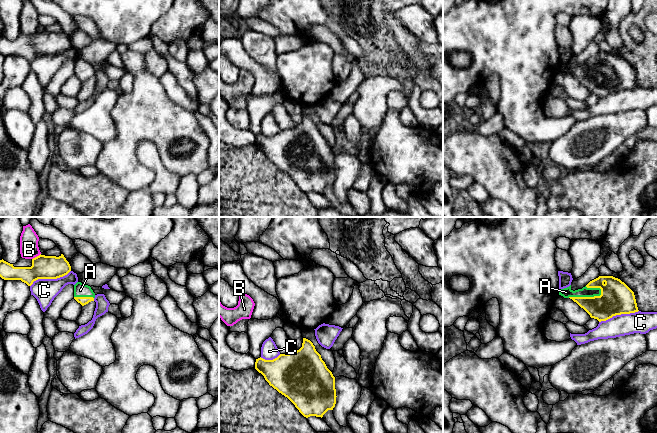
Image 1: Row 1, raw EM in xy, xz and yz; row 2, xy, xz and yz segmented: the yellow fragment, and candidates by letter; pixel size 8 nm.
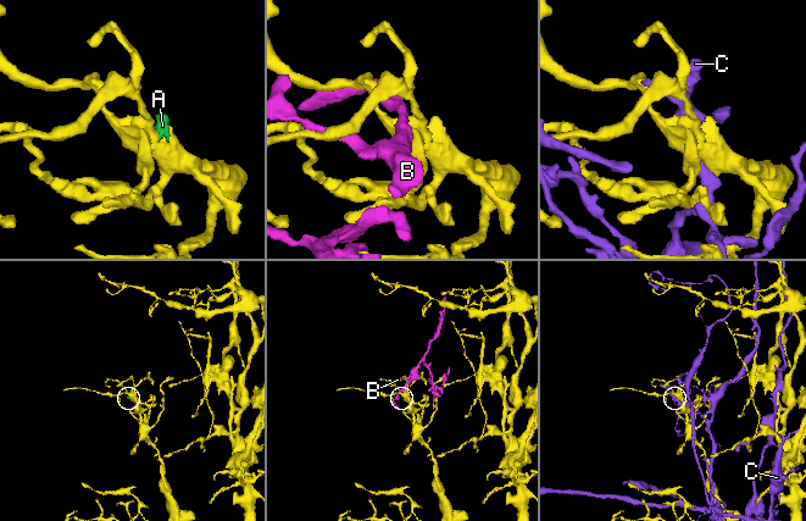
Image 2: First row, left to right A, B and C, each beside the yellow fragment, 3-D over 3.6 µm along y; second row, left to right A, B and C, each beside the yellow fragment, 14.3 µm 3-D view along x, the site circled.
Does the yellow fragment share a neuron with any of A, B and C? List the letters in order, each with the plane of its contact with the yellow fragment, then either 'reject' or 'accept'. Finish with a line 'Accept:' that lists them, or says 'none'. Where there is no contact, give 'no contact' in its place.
A: meets yellow in yz; accept
B: meets yellow in xy; reject
C: meets yellow in xy; reject
Accept: A

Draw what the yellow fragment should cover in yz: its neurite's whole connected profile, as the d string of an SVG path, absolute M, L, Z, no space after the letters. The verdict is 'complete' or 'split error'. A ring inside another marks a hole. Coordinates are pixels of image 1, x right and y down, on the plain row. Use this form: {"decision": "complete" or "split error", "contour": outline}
{"decision": "split error", "contour": "M599 52L582 65L573 67L571 61L559 66L559 71L570 74L599 98L613 92L638 88L634 68L620 55Z"}

